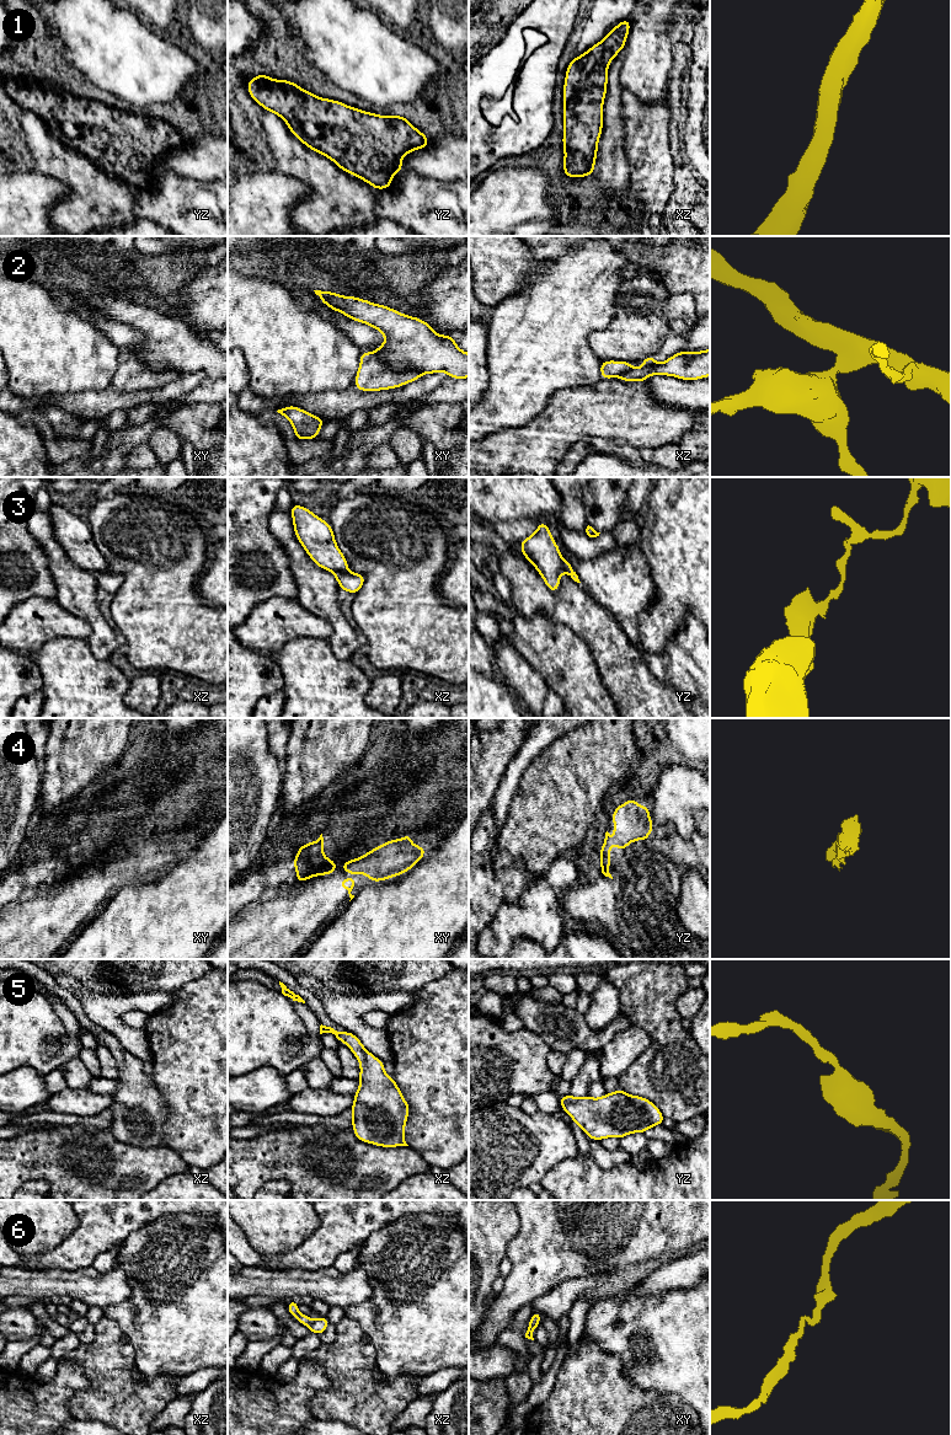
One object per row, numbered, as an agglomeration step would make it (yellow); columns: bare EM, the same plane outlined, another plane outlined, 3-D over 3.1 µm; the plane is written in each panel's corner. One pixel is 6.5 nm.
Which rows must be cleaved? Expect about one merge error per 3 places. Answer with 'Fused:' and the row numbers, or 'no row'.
Fused: 2, 3, 4

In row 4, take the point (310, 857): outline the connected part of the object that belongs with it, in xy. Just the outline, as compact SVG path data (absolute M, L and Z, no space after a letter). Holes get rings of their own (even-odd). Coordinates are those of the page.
M322 834L316 842L309 841L306 845L300 846L292 863L295 866L298 883L308 880L315 871L333 863L331 858L324 856Z

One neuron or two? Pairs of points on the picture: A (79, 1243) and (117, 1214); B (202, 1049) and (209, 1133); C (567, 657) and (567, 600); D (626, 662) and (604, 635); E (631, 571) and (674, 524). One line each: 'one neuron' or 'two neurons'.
A: one neuron
B: one neuron
C: two neurons
D: one neuron
E: two neurons

